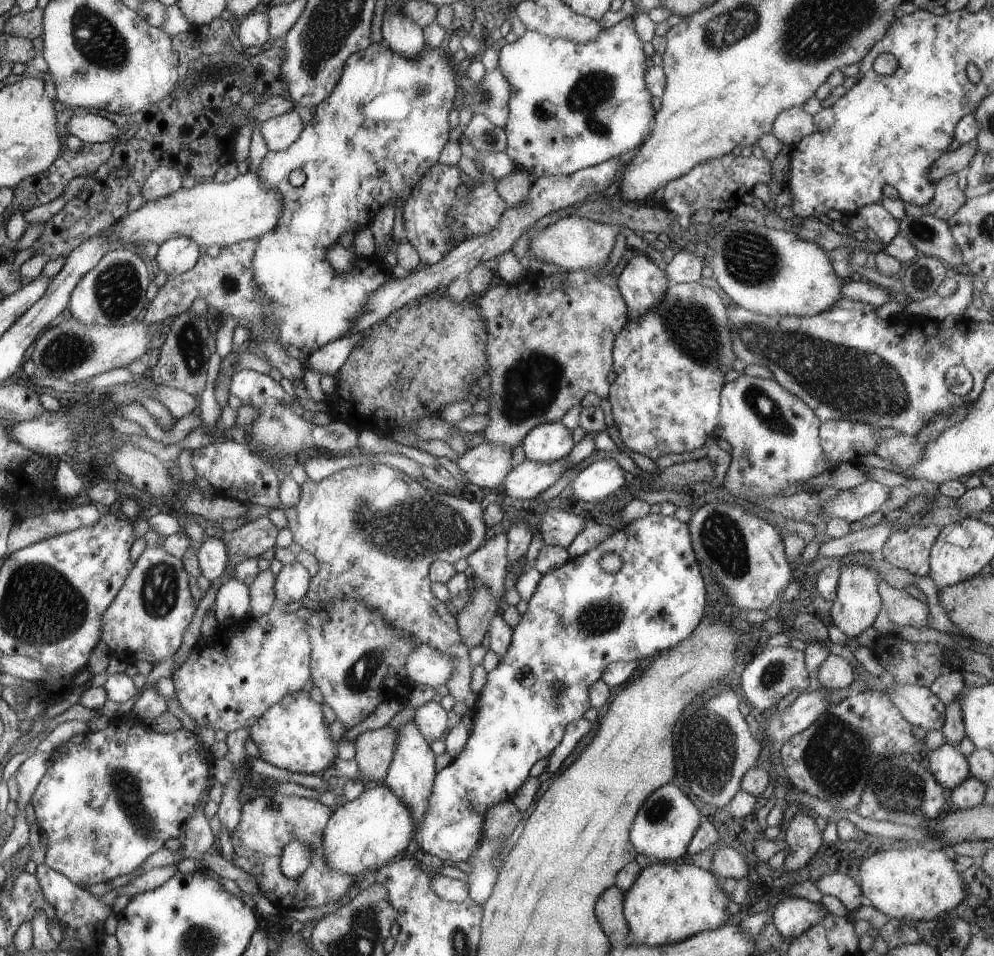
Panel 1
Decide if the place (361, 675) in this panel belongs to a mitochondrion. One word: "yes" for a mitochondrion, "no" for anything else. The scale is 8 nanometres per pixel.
yes

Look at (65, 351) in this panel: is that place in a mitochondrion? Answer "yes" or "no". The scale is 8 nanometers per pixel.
yes

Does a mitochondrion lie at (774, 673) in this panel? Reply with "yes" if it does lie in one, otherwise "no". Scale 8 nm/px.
yes

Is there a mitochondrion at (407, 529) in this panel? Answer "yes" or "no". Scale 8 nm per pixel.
yes

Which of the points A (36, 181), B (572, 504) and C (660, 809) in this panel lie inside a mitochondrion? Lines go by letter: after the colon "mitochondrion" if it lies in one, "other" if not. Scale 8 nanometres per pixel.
A: other
B: other
C: mitochondrion

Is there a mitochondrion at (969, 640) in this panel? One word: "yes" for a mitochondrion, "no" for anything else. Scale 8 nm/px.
no

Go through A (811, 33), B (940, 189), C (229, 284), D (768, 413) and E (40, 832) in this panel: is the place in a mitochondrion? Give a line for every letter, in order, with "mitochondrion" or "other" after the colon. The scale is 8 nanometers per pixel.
A: mitochondrion
B: other
C: mitochondrion
D: mitochondrion
E: other

